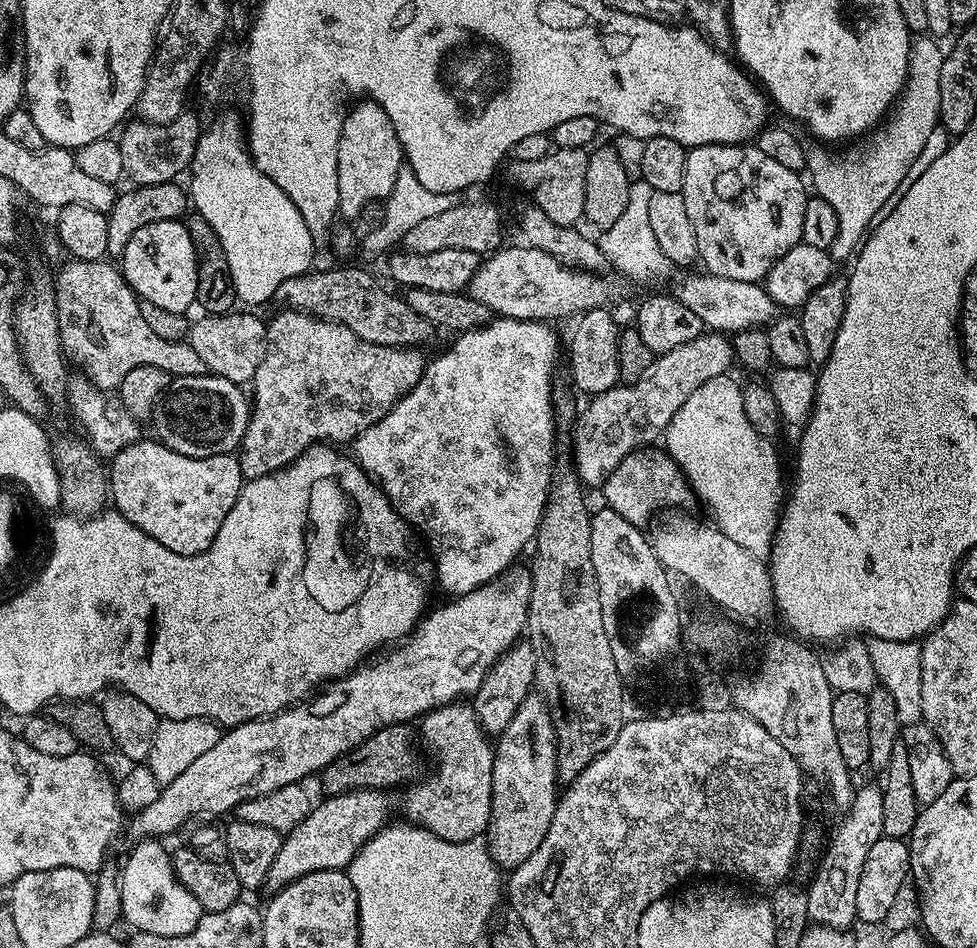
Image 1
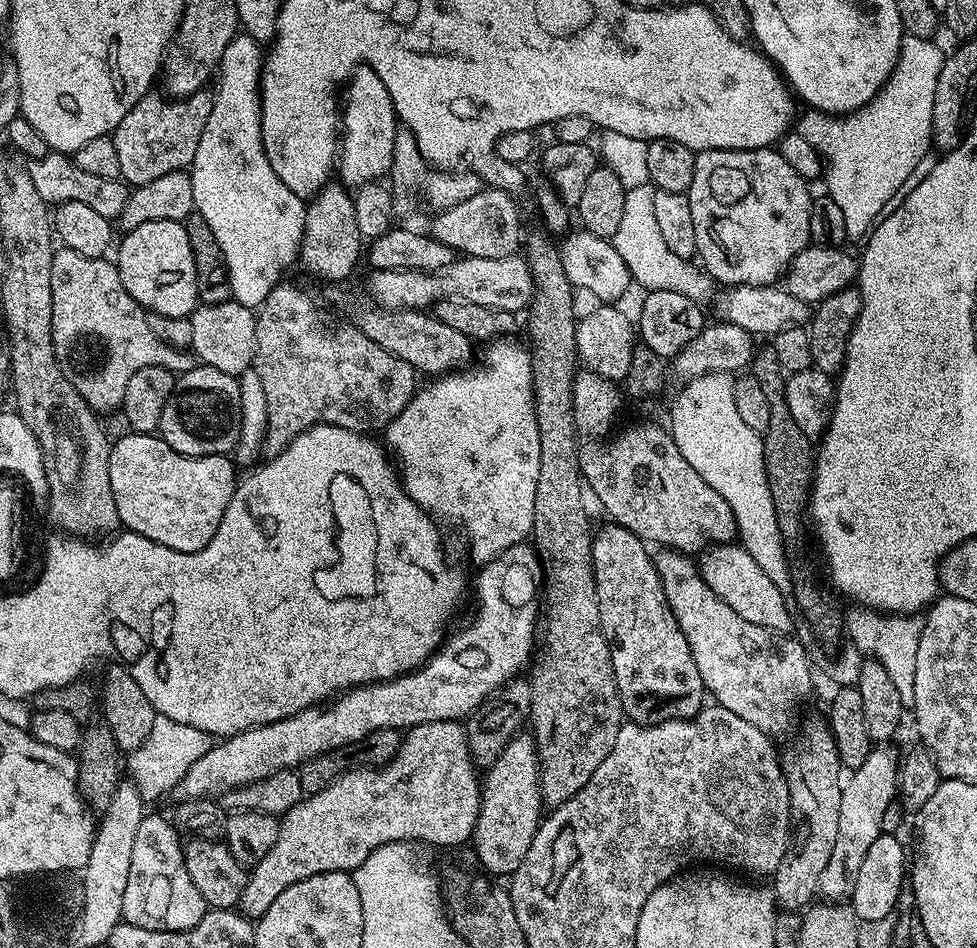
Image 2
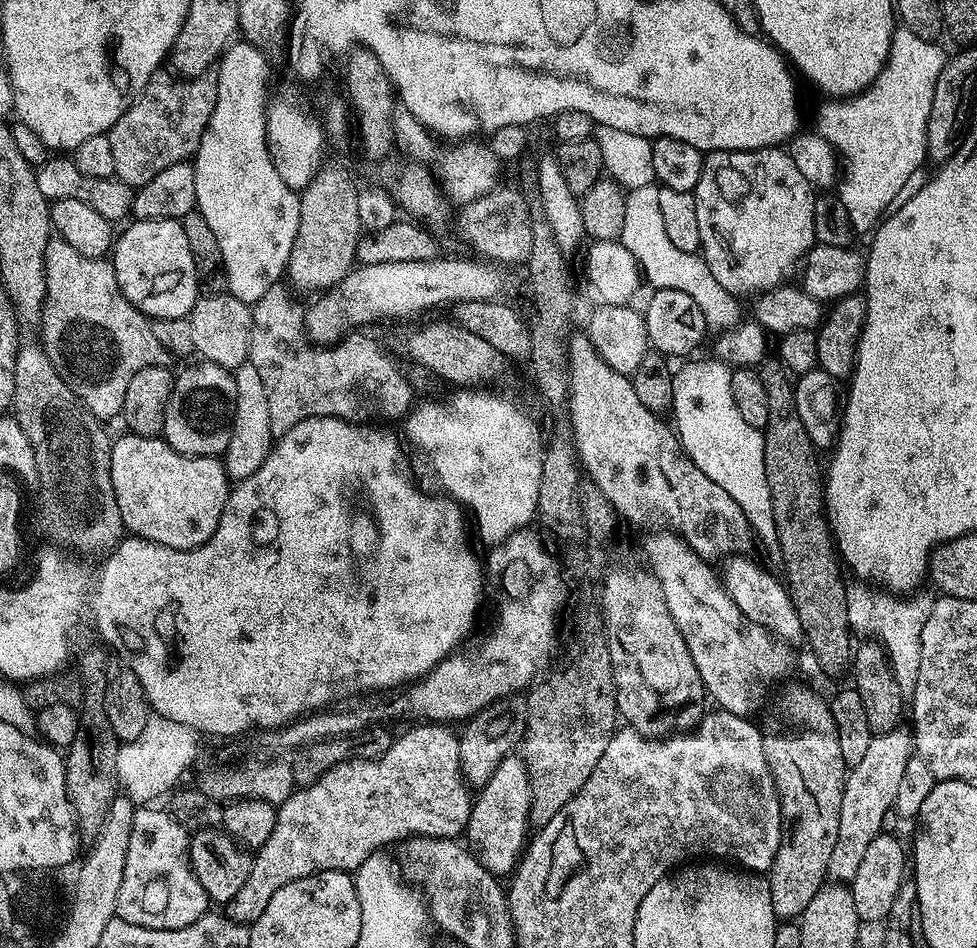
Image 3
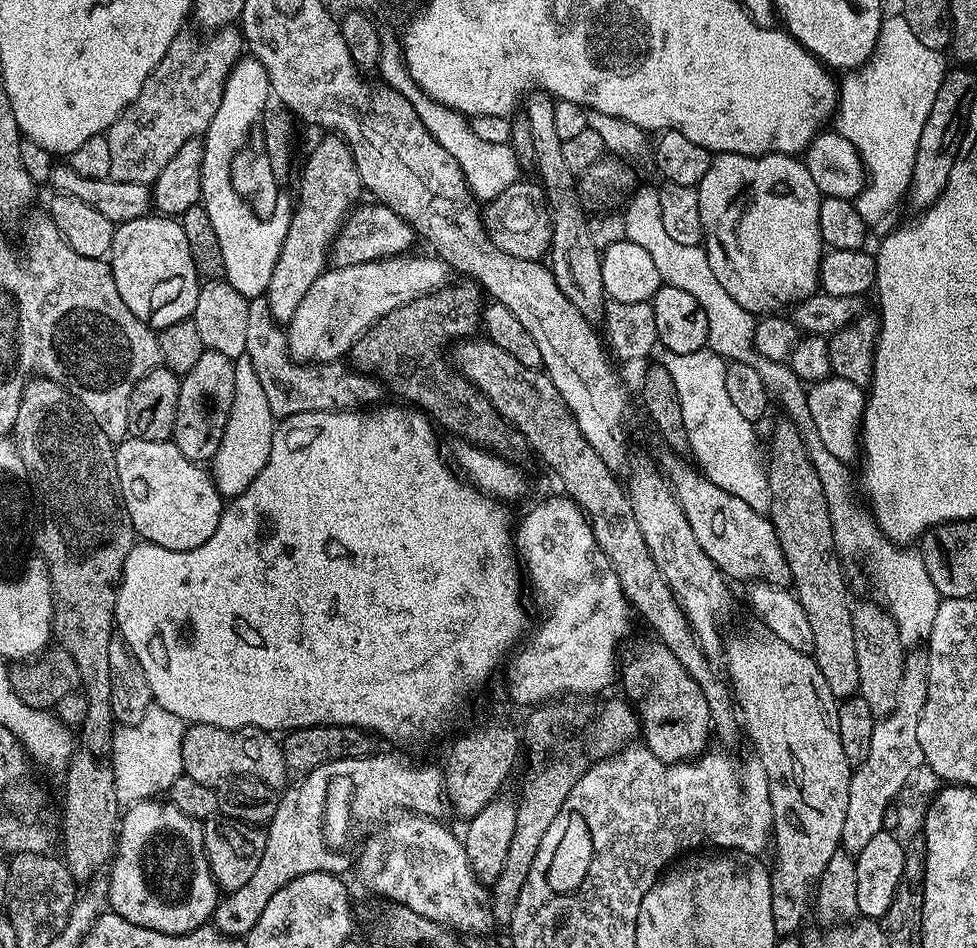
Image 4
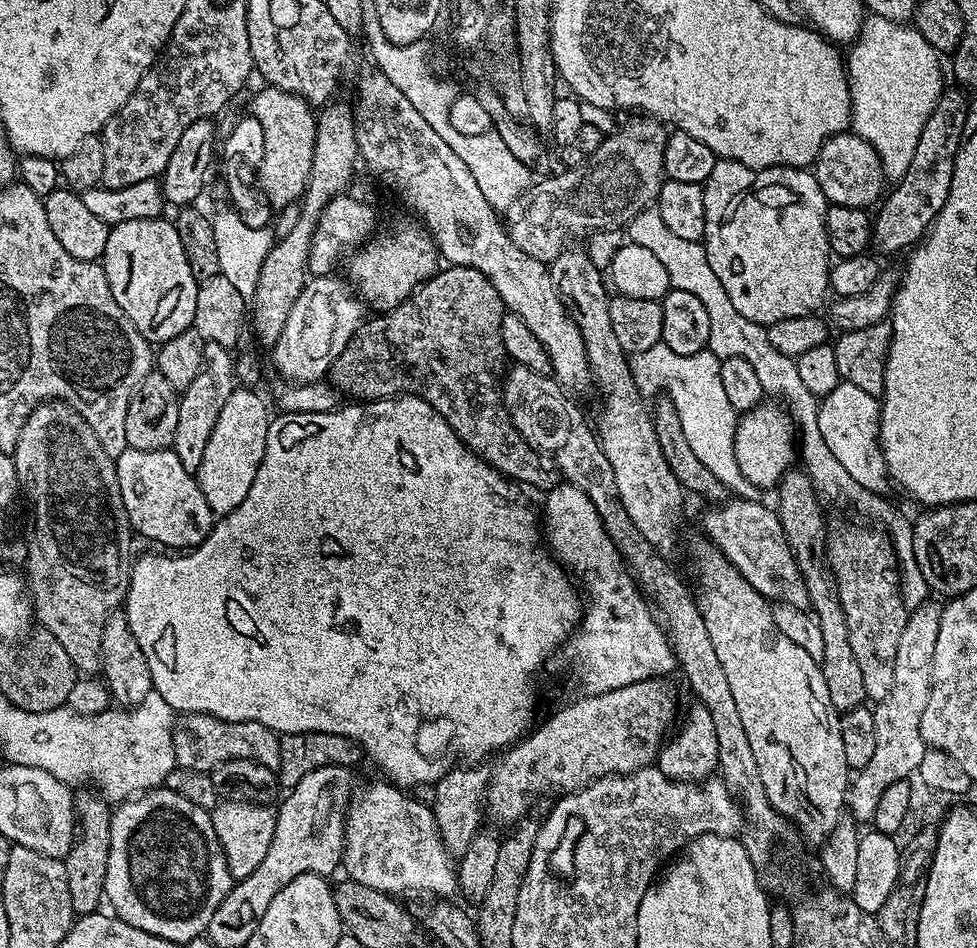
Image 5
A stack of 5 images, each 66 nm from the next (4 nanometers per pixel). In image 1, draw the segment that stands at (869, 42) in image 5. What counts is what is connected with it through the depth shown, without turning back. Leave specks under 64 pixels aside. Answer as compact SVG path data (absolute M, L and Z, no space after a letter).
M932 38L913 39L904 91L887 119L859 141L860 148L852 148L841 156L831 156L824 146L807 149L806 172L807 175L812 175L815 195L830 202L830 207L838 218L838 235L834 237L830 249L836 262L848 262L855 257L874 221L885 211L889 201L901 191L905 181L913 175L917 167L916 159L923 154L924 147L935 134L936 128L938 132L940 79L946 52L935 43L939 44Z

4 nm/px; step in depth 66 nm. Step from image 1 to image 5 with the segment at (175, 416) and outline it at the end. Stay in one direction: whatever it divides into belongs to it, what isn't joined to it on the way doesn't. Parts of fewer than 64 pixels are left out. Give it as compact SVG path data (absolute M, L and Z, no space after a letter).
M207 342L204 345L204 361L200 367L198 378L190 382L185 392L179 393L178 430L174 433L172 451L178 454L178 462L186 466L186 470L195 473L202 462L206 442L214 431L214 424L218 421L218 414L222 406L230 398L234 389L234 356L229 349L218 346L218 342Z

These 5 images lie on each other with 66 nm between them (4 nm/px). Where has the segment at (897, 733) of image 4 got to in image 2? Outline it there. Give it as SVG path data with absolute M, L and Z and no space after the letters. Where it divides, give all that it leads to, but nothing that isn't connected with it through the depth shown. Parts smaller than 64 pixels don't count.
M888 746L873 747L862 766L851 769L852 776L843 781L838 806L838 838L830 850L830 862L822 870L819 895L828 902L840 902L851 897L858 870L866 859L874 838L882 835L882 816L898 796L898 756Z

